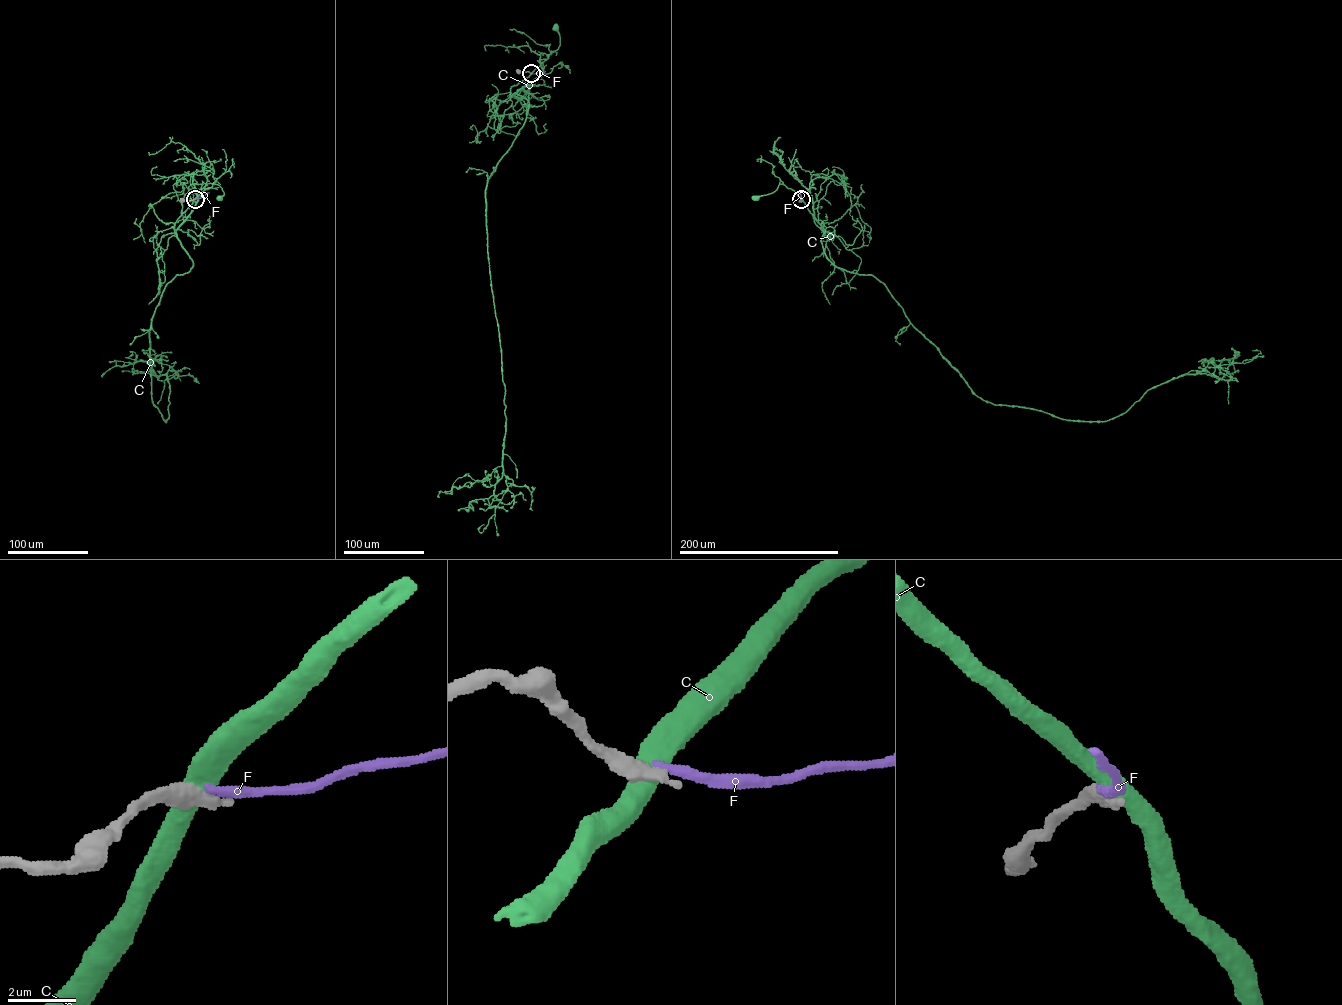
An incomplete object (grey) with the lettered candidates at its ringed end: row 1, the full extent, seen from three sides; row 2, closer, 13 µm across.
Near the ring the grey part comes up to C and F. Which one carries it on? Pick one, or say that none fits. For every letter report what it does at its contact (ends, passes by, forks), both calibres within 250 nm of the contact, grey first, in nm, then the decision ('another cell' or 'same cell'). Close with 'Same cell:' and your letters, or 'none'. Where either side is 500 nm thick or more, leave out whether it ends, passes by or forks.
C: calibres 600 and 550 nm; another cell
F: calibres 500 and 300 nm; another cell
Same cell: none

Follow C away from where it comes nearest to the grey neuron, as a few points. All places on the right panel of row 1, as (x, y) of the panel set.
C: (801, 198), (783, 184), (772, 193), (755, 198)

